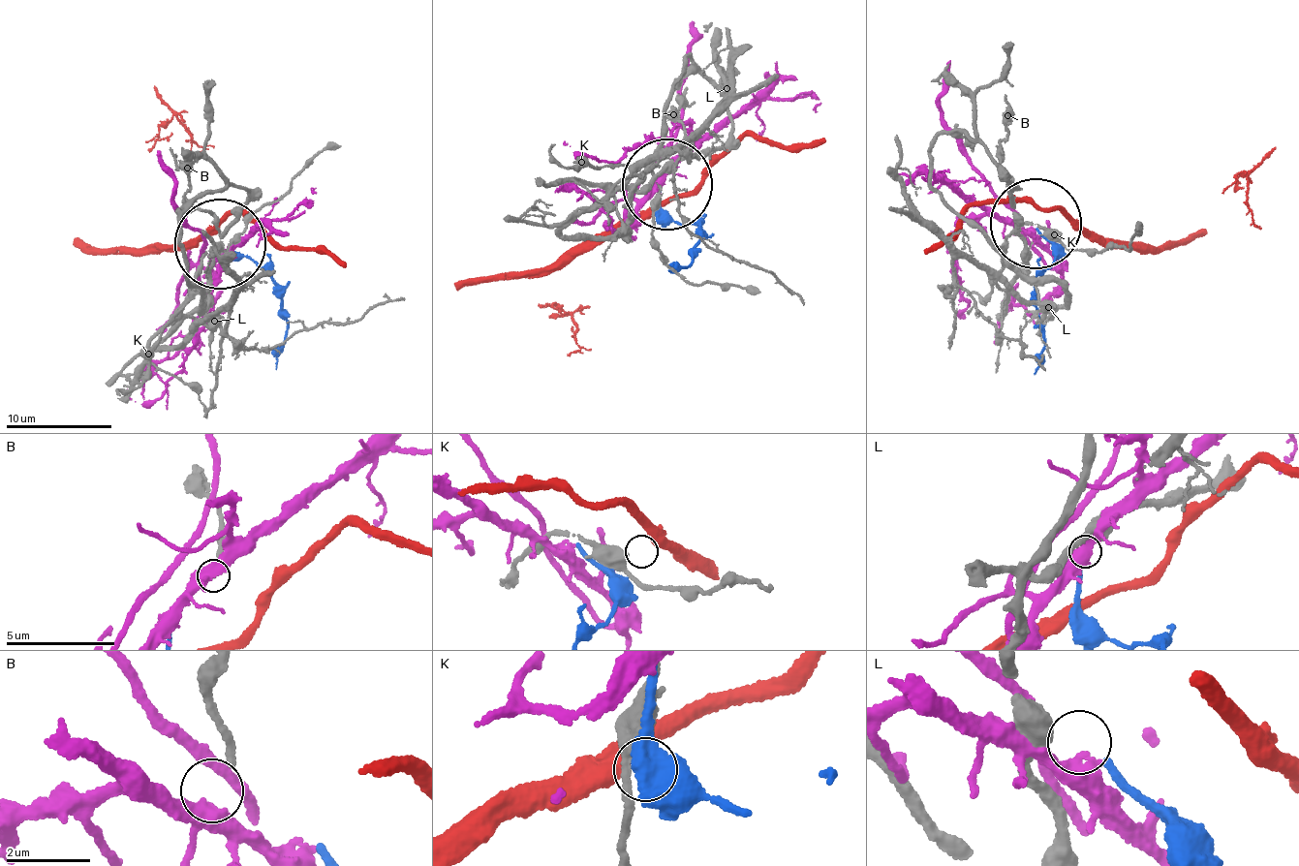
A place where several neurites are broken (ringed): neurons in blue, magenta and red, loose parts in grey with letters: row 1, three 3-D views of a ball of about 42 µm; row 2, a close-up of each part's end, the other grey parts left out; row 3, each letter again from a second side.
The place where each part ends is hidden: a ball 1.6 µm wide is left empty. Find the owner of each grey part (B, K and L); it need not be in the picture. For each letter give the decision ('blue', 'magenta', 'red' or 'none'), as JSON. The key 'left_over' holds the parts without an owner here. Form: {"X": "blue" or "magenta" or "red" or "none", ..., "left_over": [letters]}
{"B": "magenta", "K": "none", "L": "blue", "left_over": ["K"]}

